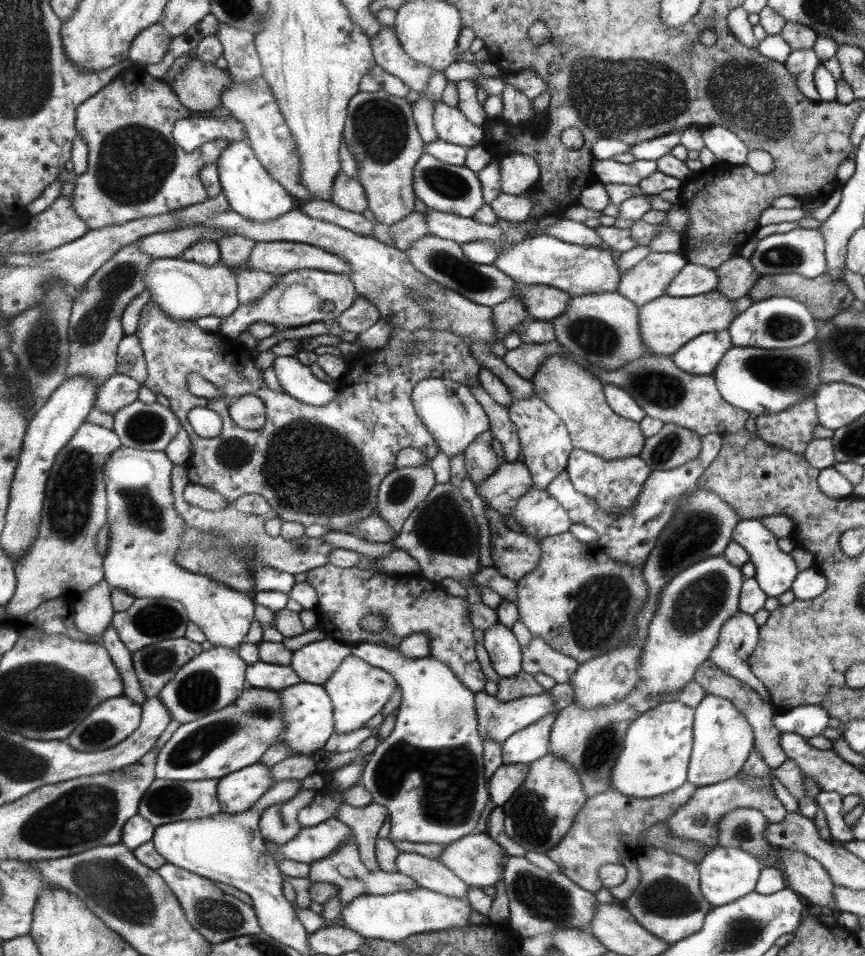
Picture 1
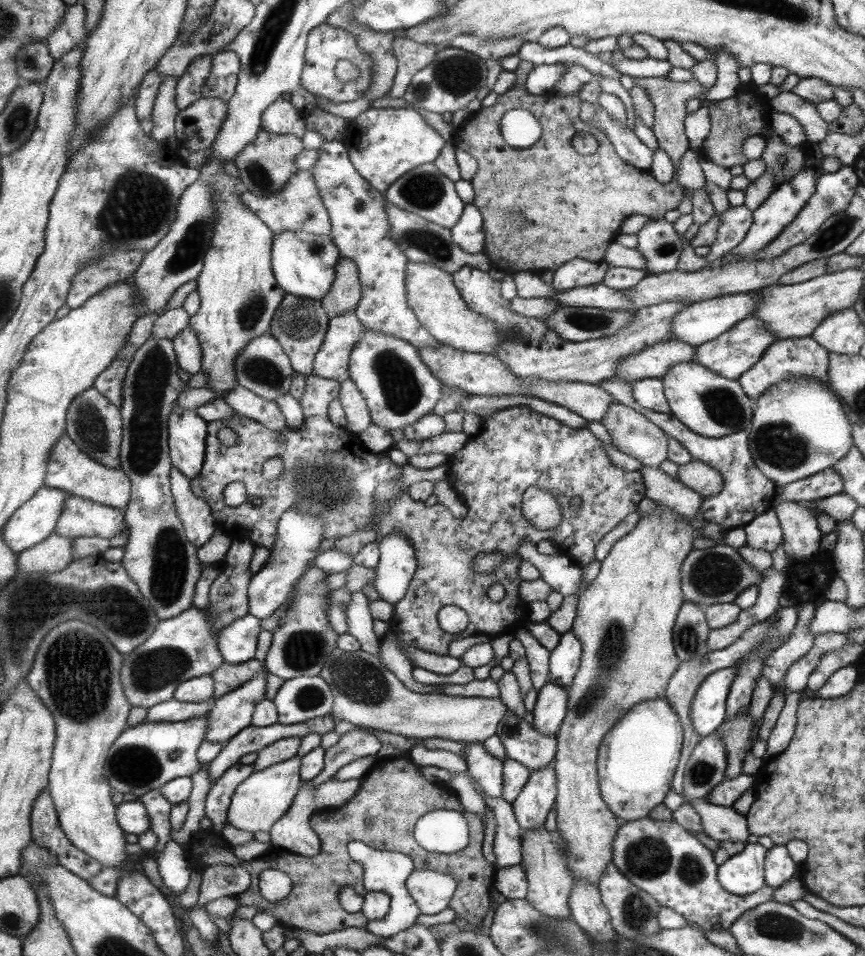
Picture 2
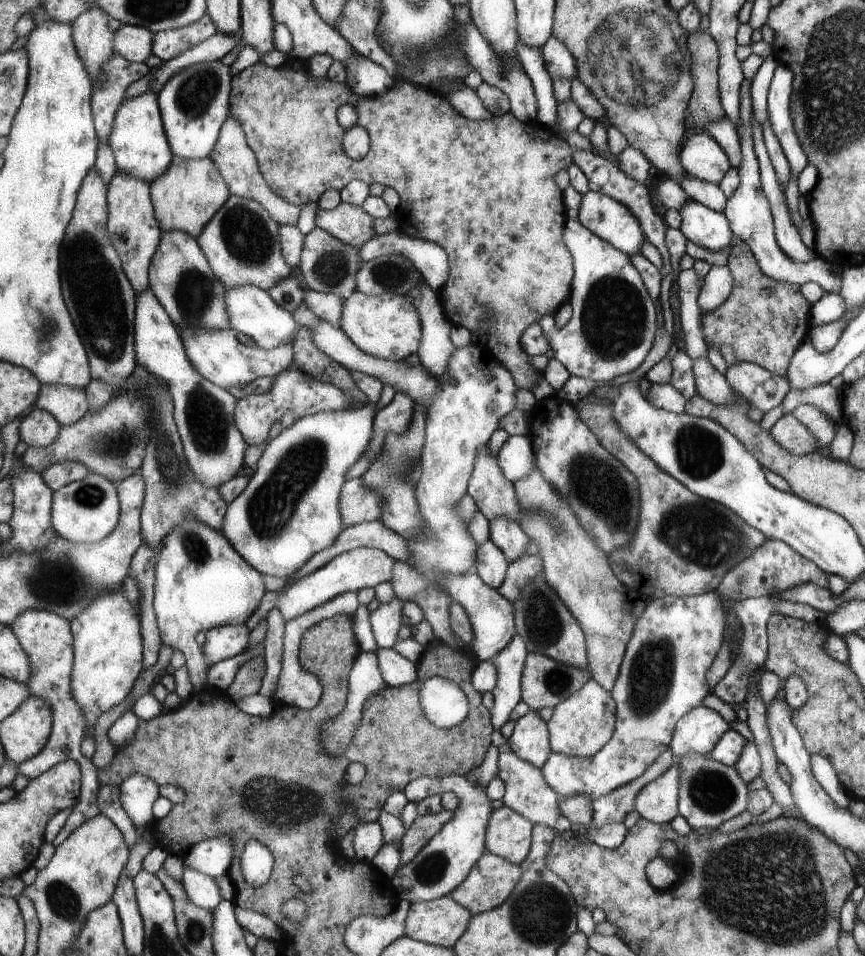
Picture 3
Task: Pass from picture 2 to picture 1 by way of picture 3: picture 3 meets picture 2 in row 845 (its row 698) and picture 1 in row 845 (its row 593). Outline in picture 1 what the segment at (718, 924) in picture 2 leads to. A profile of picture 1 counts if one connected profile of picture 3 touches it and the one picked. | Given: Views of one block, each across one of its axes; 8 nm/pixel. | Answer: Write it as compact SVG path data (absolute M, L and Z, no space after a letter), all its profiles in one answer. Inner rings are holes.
M733 777L709 786L696 787L692 798L661 824L666 824L674 838L699 842L702 846L712 850L718 844L718 827L721 818L737 808L756 808L758 812L764 814L769 824L776 824L786 816L785 808L775 797L770 784L767 787L761 787L761 789L759 787L753 789L749 787L749 784L743 783L737 777Z

